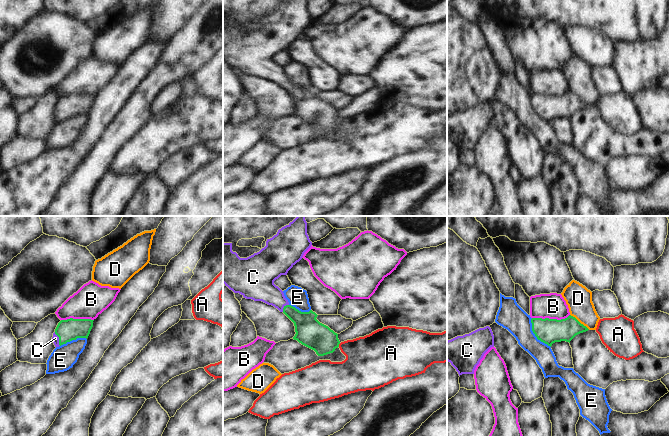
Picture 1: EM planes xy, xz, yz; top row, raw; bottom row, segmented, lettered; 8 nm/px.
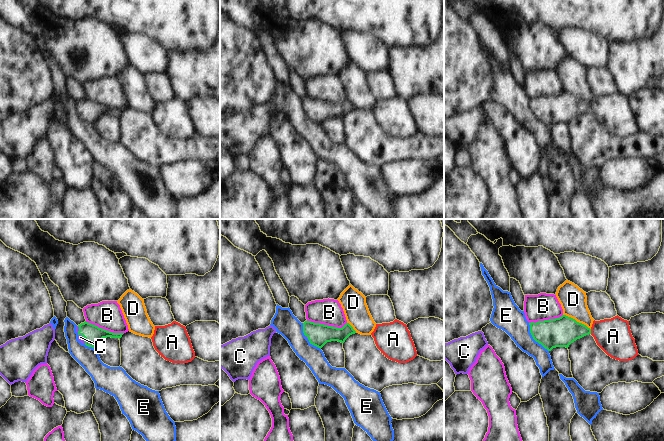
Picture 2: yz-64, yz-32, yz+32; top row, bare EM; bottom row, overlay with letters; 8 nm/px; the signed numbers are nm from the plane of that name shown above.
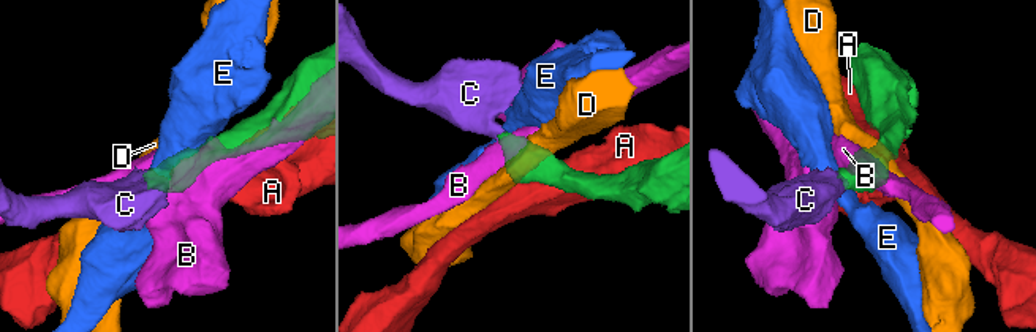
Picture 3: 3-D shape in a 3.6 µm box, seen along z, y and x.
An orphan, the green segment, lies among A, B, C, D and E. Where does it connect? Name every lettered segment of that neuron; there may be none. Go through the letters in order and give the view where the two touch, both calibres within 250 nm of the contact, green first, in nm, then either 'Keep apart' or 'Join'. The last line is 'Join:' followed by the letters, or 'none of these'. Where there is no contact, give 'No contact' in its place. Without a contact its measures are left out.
A: Touches green in xz. Thickness 220 nm (green) against 340 nm. Keep apart
B: Touches green in yz. Thickness 200 nm (green) against 200 nm. Keep apart
C: Touches green in xy. Thickness 180 nm (green) against 60 nm. Join
D: Touches green in yz. Thickness 190 nm (green) against 200 nm. Keep apart
E: Touches green in yz. Thickness 200 nm (green) against 220 nm. Keep apart
Join: C.

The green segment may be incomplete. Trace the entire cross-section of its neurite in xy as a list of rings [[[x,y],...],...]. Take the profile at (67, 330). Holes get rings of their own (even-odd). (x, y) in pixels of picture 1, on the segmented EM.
[[[67,319],[61,320],[53,333],[53,343],[59,347],[77,338],[88,338],[93,327],[91,319]]]

